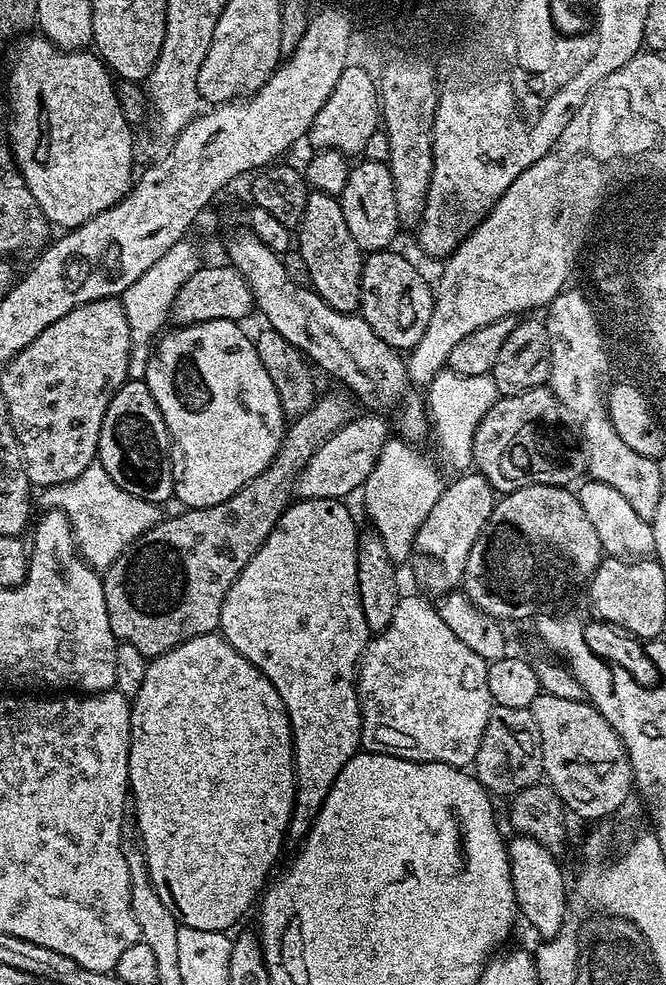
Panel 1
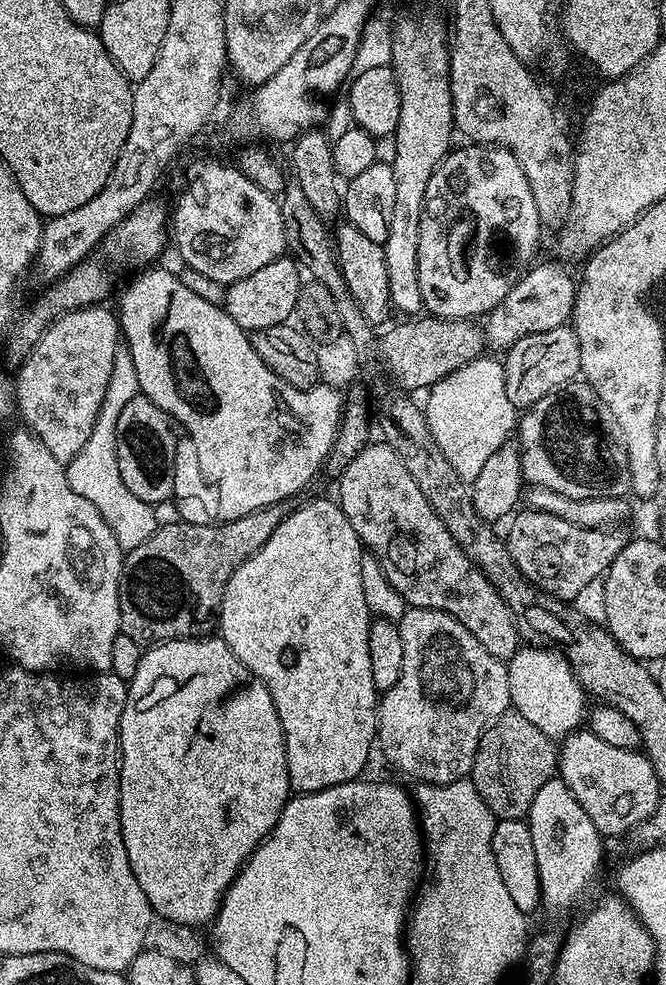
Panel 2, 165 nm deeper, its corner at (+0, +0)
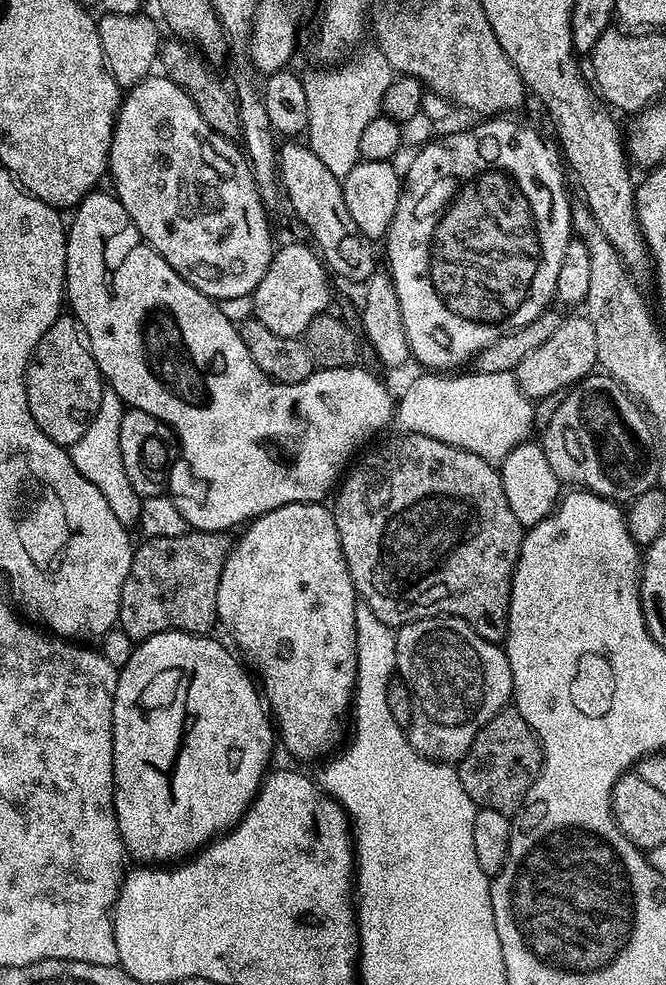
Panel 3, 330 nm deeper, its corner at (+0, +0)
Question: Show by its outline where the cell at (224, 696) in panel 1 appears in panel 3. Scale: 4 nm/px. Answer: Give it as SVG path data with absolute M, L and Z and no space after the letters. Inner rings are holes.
M159 632L154 634L150 638L139 641L133 647L130 654L130 662L126 662L126 666L122 666L118 669L118 675L116 678L116 689L114 690L114 710L112 711L112 749L114 750L114 810L116 811L116 821L118 822L118 830L120 831L120 837L124 843L124 851L129 857L132 856L144 866L152 866L157 862L180 862L185 858L191 857L194 853L198 852L205 844L210 840L215 840L217 836L225 833L228 829L234 827L234 825L240 821L244 816L244 811L247 810L251 804L253 798L255 798L257 792L260 791L260 786L264 782L264 777L269 771L268 763L272 760L272 740L274 744L274 724L270 719L269 709L266 707L265 701L262 699L261 693L258 691L258 684L248 677L248 672L219 644L216 640L211 640L213 637L208 634L193 634L191 632Z

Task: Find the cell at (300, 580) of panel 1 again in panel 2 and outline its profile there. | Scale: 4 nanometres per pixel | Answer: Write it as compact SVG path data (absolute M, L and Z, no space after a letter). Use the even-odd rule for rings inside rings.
M335 499L312 500L309 504L294 509L293 512L291 509L278 526L278 530L274 530L274 534L270 534L267 542L253 556L246 558L246 562L242 562L242 566L238 566L234 574L230 574L230 582L226 582L226 590L218 613L218 636L264 683L266 690L270 690L270 698L278 710L278 718L282 722L284 731L284 745L288 759L288 786L296 794L321 792L357 779L363 773L360 771L368 764L368 751L374 748L378 693L374 686L374 670L370 670L370 642L368 641L368 631L374 617L366 606L366 594L362 594L362 558L365 554L358 534L354 534L354 526L350 526L339 503Z

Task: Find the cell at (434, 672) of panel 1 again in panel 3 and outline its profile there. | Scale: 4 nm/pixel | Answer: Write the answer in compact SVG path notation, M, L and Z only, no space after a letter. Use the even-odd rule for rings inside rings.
M427 616L413 624L404 624L396 632L396 667L403 683L412 693L412 722L408 725L408 743L428 760L459 762L470 742L513 699L510 662L503 647L483 640L465 620L456 616Z

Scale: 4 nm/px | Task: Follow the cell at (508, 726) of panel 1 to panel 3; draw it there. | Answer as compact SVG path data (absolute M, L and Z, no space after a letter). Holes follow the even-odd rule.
M502 710L478 730L474 742L470 742L470 750L458 762L458 771L462 778L462 786L466 794L476 803L477 809L489 808L505 814L512 814L523 804L530 786L534 786L540 777L540 767L544 764L544 749L531 726L524 721L522 714L515 710Z

